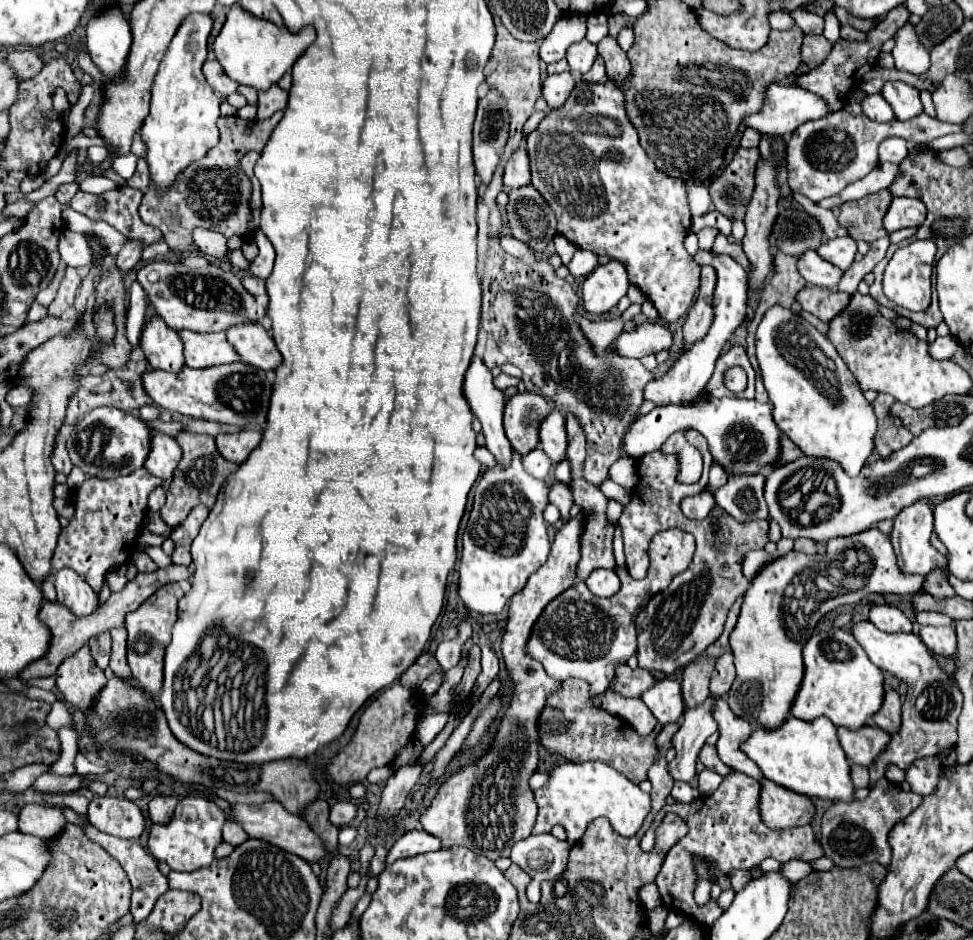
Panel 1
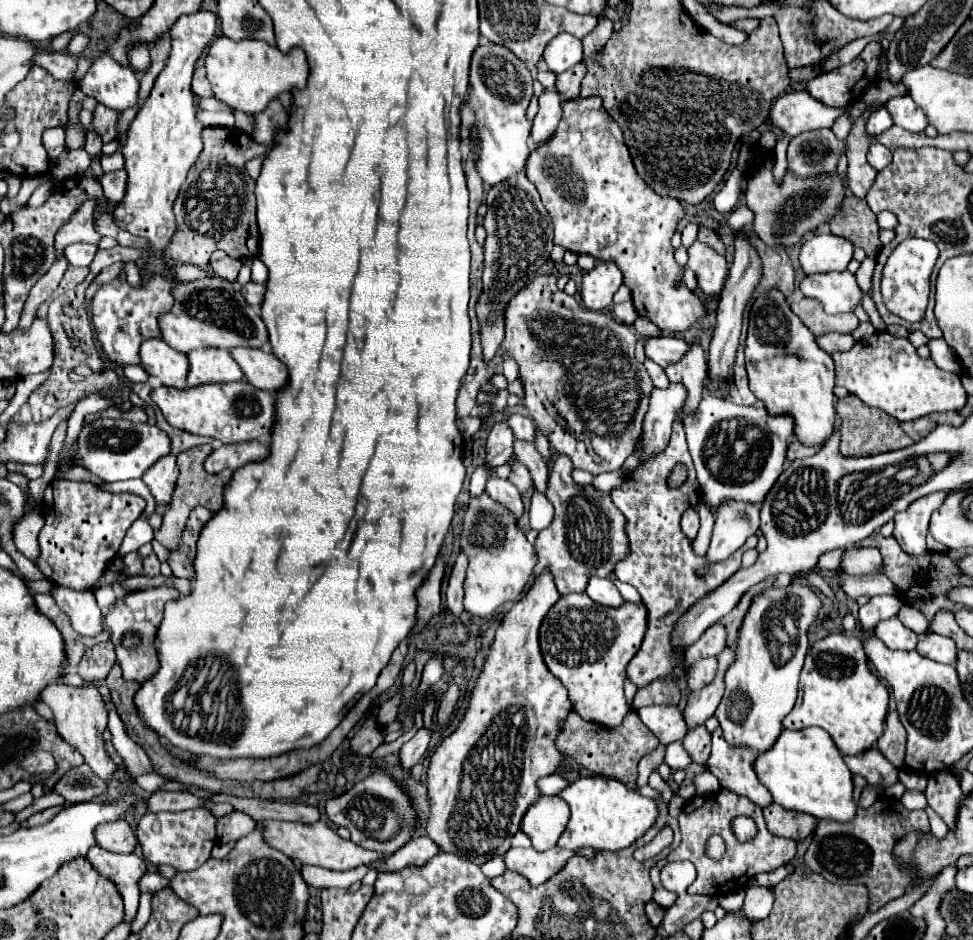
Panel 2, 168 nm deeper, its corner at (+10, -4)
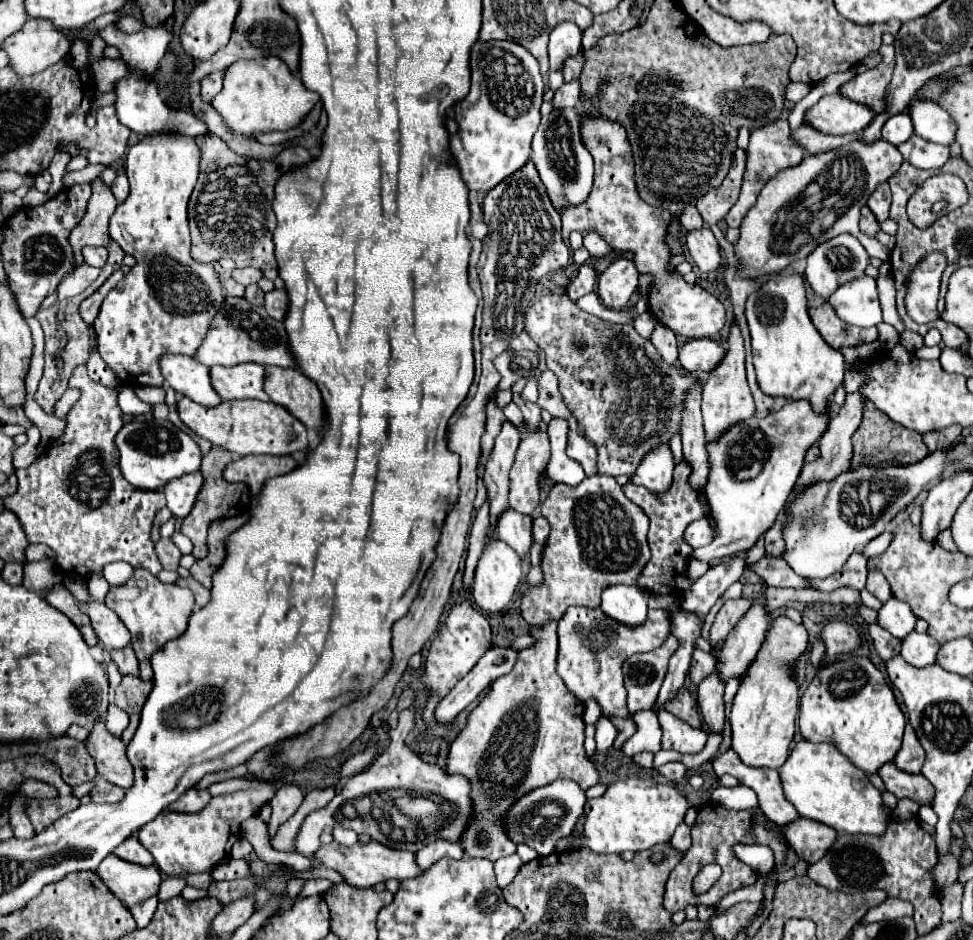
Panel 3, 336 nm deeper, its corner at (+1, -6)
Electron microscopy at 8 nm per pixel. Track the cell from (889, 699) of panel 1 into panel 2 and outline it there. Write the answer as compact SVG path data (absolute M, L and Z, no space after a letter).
M896 710L888 712L886 730L880 736L878 750L884 754L886 760L890 760L898 770L904 766L904 754L906 754L906 730L898 718Z

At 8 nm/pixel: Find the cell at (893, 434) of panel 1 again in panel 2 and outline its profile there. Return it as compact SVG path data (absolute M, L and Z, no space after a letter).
M854 394L840 398L836 404L836 412L842 420L840 452L844 456L874 456L874 454L900 450L914 444L914 440L908 434L904 434L904 430L900 428L900 422L896 422L894 418L888 418L888 414L884 414L882 410L870 408L868 404L860 402L860 398Z

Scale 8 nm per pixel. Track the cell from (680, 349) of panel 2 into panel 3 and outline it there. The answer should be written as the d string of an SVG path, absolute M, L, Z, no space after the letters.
M709 338L687 340L679 350L679 366L687 372L711 372L723 358L725 348Z

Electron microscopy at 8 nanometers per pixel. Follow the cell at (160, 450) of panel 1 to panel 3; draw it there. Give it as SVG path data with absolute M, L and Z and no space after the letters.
M189 472L189 476L181 476L177 480L169 480L169 484L165 484L163 494L167 498L167 508L177 516L177 518L185 518L195 502L195 496L201 488L203 476L201 472Z

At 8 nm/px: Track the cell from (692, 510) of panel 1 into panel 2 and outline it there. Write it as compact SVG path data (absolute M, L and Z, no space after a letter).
M686 510L684 516L682 516L682 532L686 534L686 538L694 540L696 534L698 534L698 528L700 528L700 518L698 518L698 512L696 510Z

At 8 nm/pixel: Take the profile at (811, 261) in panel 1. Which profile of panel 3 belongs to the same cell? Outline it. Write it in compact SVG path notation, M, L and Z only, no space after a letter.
M859 276L857 280L849 280L829 296L827 300L835 314L847 324L871 328L881 322L881 306L877 298L875 278Z

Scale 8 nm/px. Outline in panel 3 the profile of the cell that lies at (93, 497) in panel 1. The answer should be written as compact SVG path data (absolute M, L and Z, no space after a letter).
M77 366L73 376L69 378L71 388L81 390L81 398L75 402L71 412L67 414L65 432L51 442L47 454L33 462L29 468L17 470L19 490L5 498L5 508L11 510L25 530L29 544L47 544L57 554L55 564L61 572L71 572L81 578L89 578L93 574L103 574L103 566L109 562L125 560L135 568L145 568L153 574L161 572L161 564L155 556L151 534L151 522L155 514L165 506L163 492L139 492L119 472L117 460L119 452L113 444L115 434L123 426L121 410L117 406L117 392L113 388L105 388L93 382L87 376L85 366Z

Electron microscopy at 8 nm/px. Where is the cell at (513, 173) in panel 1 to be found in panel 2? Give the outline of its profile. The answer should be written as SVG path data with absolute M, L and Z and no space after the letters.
M486 44L478 46L470 64L470 94L466 104L474 110L474 126L478 158L476 172L486 186L508 180L512 174L524 170L530 156L528 136L532 122L526 118L526 108L532 98L532 74L526 64L516 58L506 46Z

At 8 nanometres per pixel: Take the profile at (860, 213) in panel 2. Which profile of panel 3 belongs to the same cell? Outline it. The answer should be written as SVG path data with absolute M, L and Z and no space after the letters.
M869 206L861 208L861 232L875 238L875 234L881 230L879 220L873 216L873 212L869 210Z

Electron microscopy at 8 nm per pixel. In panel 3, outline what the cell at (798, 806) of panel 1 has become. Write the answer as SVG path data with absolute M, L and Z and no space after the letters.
M797 818L789 822L783 832L789 846L809 864L817 862L829 850L837 836L833 828L807 818Z

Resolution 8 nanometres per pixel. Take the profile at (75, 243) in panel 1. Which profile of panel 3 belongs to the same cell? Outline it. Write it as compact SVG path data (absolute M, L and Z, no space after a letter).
M85 246L85 248L83 248L83 258L85 258L85 264L101 268L101 266L105 264L105 260L107 260L107 248Z

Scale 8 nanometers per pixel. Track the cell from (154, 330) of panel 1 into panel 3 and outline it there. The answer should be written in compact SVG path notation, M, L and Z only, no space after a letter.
M161 356L159 360L161 374L165 382L179 394L187 396L203 406L217 406L221 398L211 388L209 368L193 360L191 356Z

